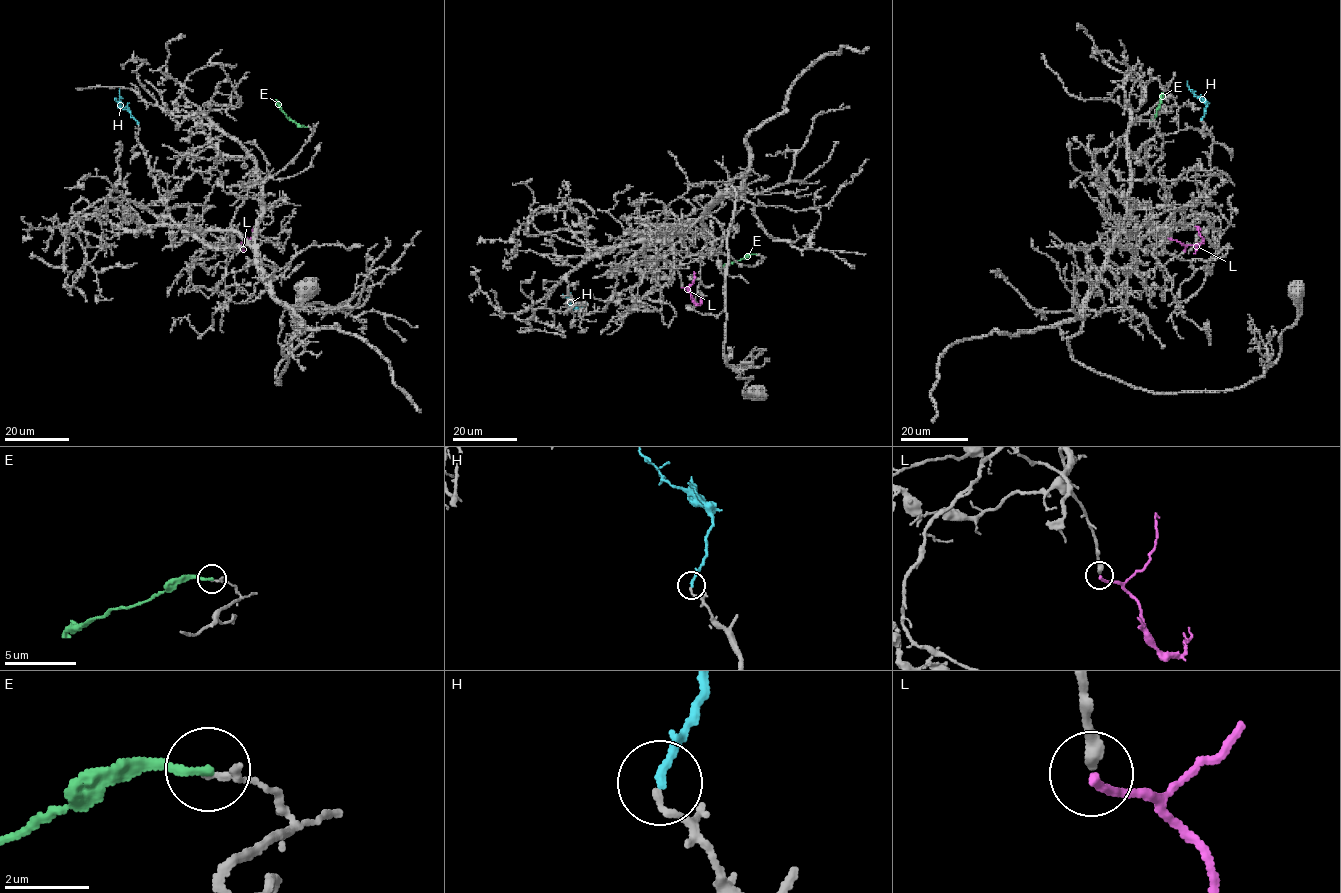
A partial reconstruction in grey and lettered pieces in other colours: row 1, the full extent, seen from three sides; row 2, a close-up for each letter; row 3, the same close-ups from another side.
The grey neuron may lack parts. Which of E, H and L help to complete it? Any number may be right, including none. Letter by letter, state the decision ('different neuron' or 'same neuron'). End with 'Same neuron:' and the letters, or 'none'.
E: different neuron
H: different neuron
L: same neuron
Same neuron: L

